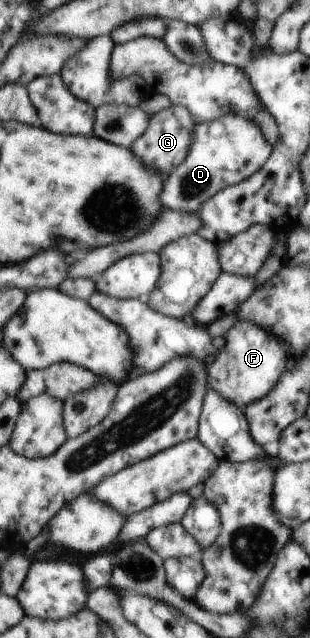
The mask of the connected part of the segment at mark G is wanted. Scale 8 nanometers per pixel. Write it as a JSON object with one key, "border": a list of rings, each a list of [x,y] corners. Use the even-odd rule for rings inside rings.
{"border":[[[170,105],[152,116],[147,131],[135,142],[132,149],[141,157],[142,162],[157,171],[161,170],[168,176],[185,159],[192,144],[191,135],[194,125],[188,110],[183,106]]]}

